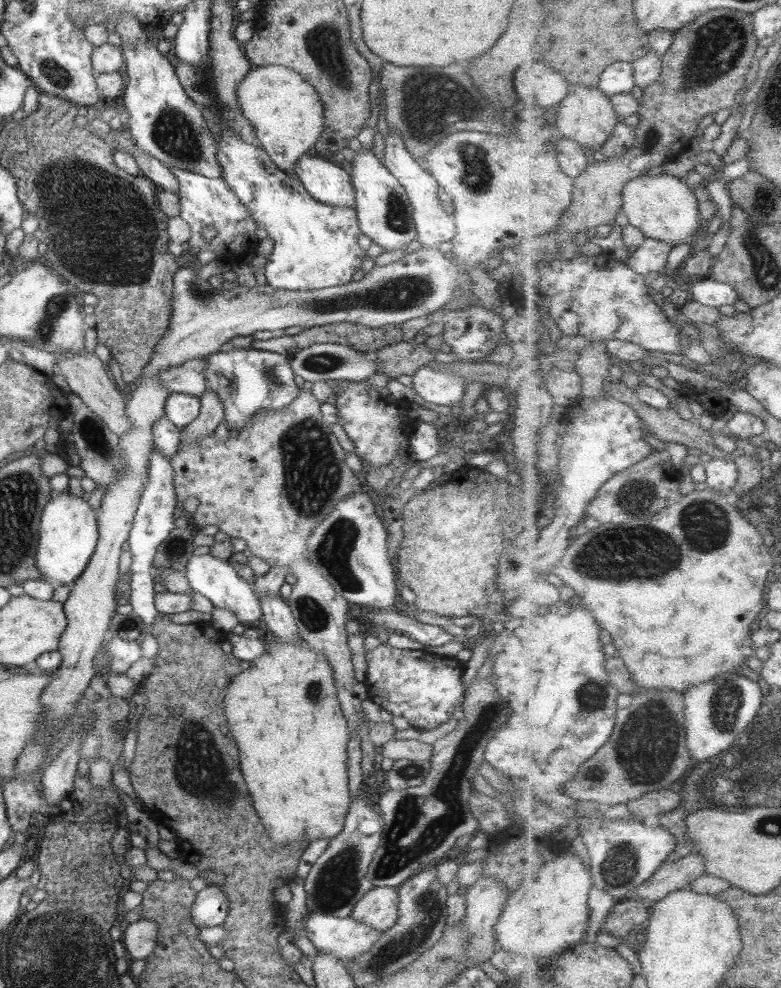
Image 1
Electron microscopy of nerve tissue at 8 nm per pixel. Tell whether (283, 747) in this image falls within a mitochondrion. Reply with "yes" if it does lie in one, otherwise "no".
no

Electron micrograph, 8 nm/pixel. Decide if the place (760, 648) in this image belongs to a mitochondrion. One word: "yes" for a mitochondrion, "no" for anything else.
no

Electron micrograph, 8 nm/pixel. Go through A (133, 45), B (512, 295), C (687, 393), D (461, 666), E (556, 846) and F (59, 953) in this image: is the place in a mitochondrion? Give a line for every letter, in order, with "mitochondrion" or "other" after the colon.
A: other
B: other
C: other
D: other
E: other
F: mitochondrion

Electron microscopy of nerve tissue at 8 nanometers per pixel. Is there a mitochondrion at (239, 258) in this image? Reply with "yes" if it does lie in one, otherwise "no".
no

